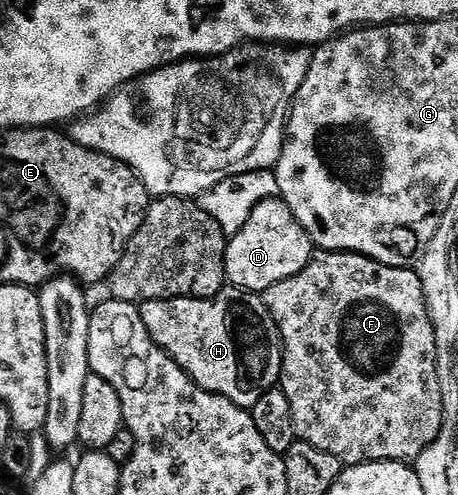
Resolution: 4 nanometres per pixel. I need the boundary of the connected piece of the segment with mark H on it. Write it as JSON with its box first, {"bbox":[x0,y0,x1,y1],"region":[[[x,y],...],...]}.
{"bbox":[139,286,283,408],"region":[[[224,286],[212,299],[158,299],[139,307],[145,329],[156,345],[176,363],[199,387],[214,395],[225,397],[239,407],[252,408],[264,393],[280,382],[283,374],[283,338],[269,309],[263,304],[262,294],[240,291],[238,287]]]}

